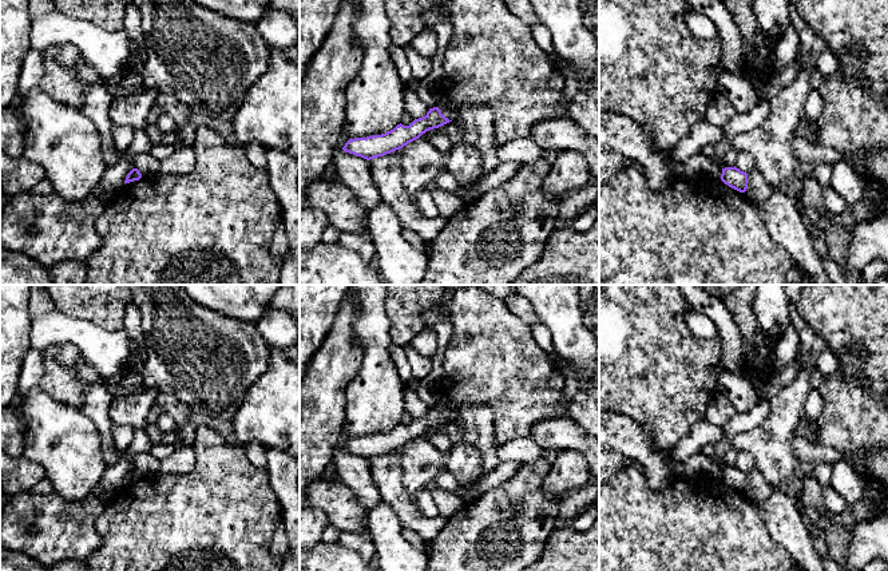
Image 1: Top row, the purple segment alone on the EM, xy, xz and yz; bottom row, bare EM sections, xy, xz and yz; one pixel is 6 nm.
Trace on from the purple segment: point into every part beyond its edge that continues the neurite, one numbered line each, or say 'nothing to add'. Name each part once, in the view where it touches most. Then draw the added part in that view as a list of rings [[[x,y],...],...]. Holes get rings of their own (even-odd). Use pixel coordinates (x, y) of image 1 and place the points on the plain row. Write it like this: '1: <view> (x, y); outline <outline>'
nothing to add

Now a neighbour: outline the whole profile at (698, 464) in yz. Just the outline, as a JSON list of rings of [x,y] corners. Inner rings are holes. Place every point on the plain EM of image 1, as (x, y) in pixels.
[[[702,453],[691,456],[682,464],[677,464],[670,457],[669,468],[674,477],[678,477],[681,473],[685,473],[687,477],[694,475],[707,475],[714,479],[719,479],[722,473],[722,467],[717,461],[707,459]]]

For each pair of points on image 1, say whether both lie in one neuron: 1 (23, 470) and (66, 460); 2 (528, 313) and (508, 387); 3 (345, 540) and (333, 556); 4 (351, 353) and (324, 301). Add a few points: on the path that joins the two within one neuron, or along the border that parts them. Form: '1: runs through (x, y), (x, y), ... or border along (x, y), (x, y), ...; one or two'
1: border along (22, 455), (36, 462), (47, 475); two
2: border along (504, 300), (508, 309), (528, 325); two
3: border along (339, 542), (361, 556); two
4: border along (345, 298), (340, 305), (329, 333), (318, 347); two

